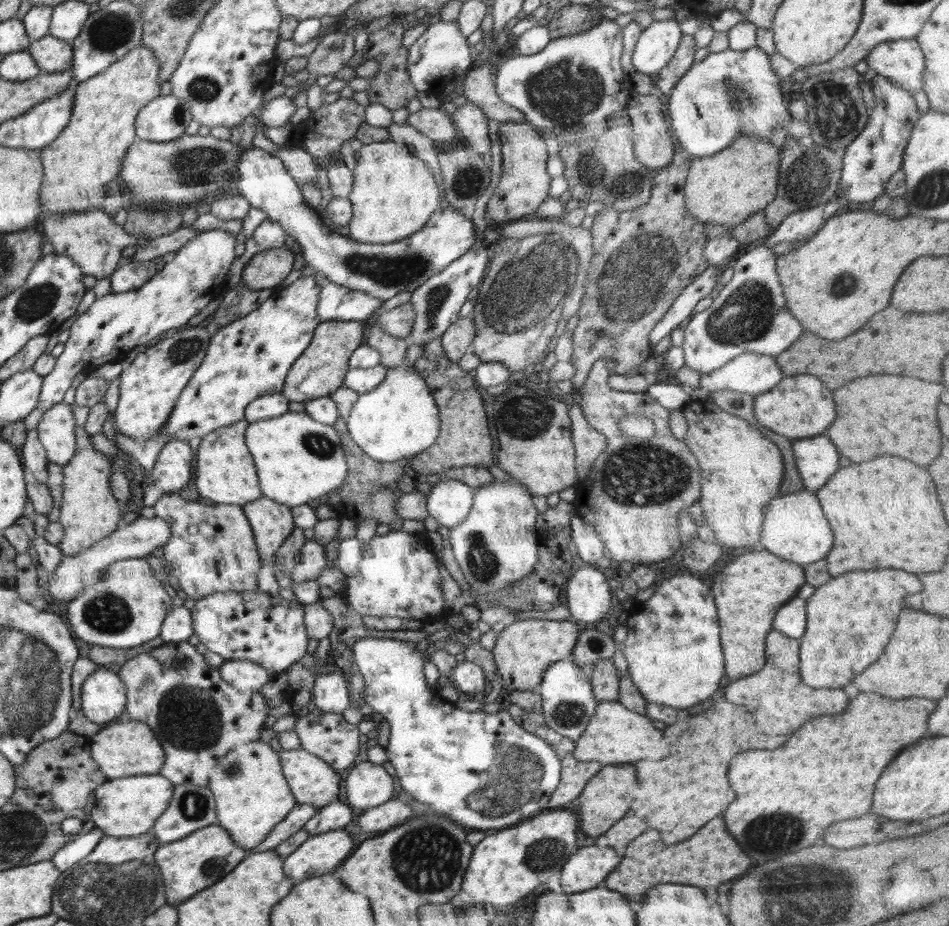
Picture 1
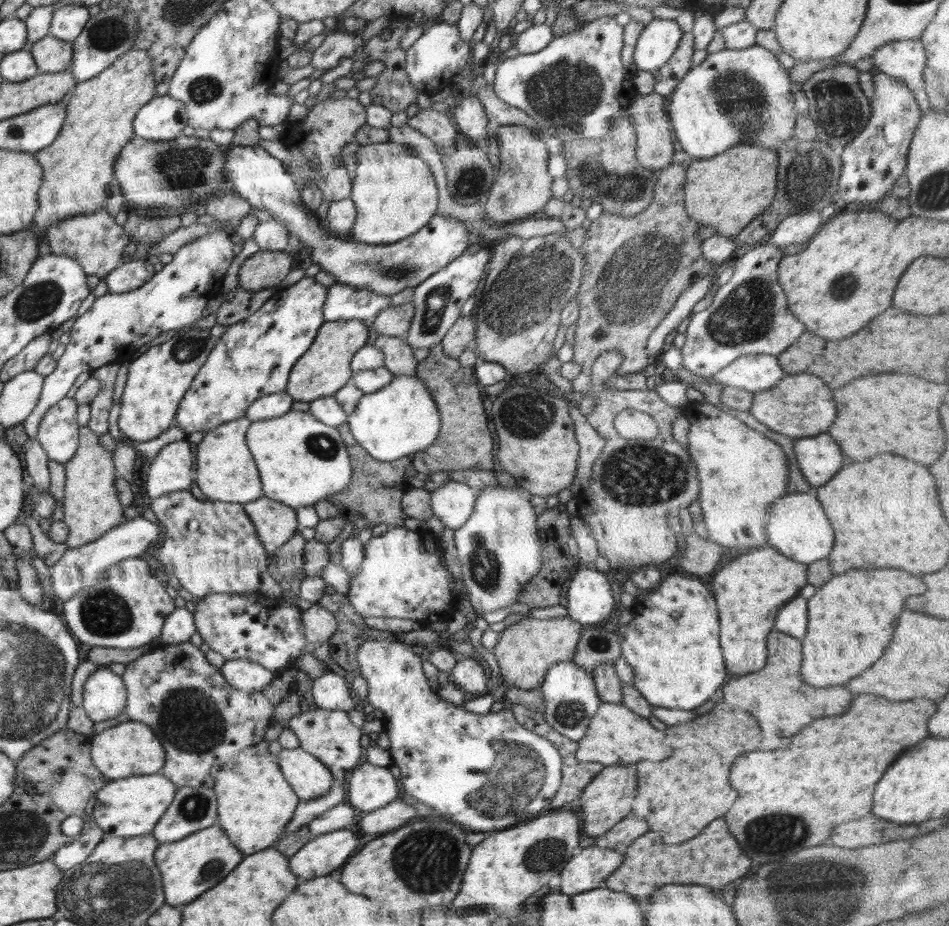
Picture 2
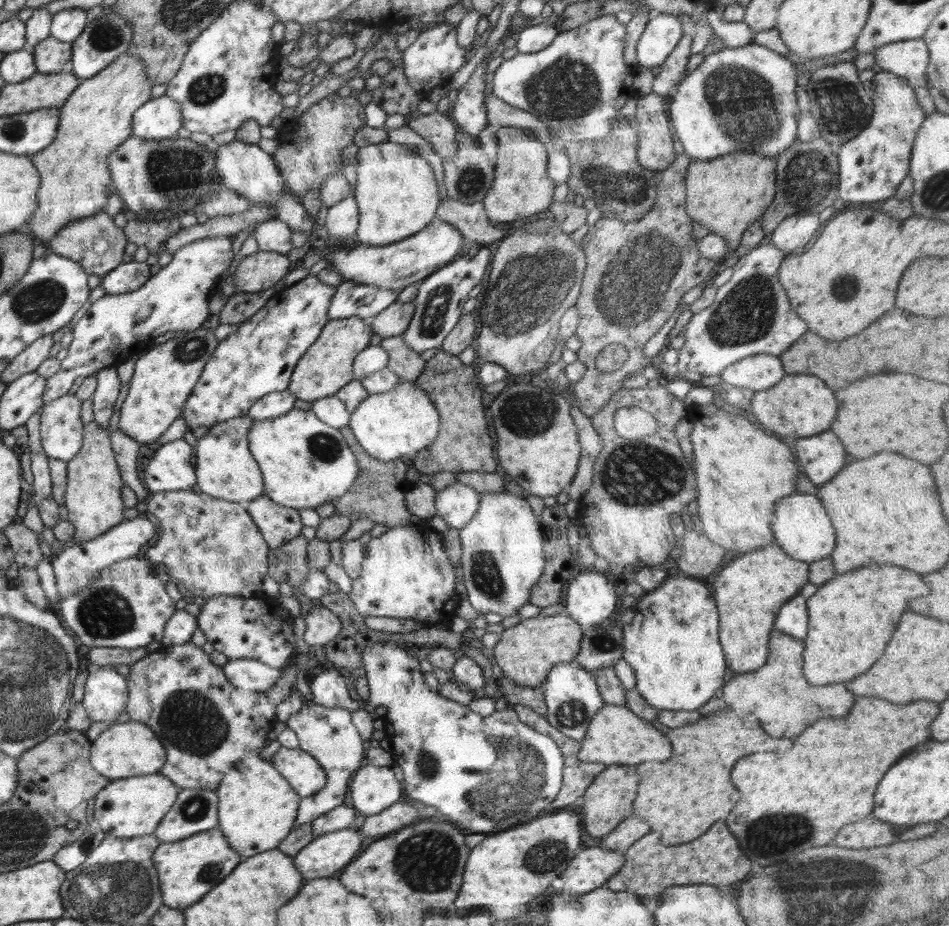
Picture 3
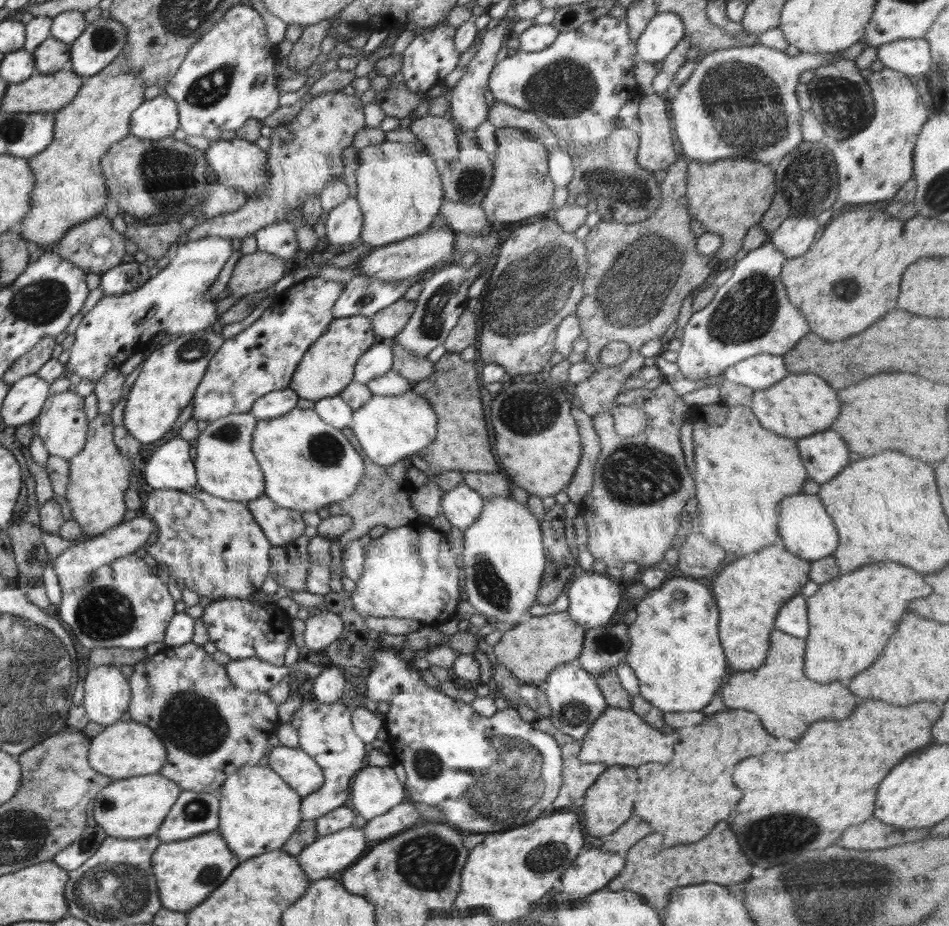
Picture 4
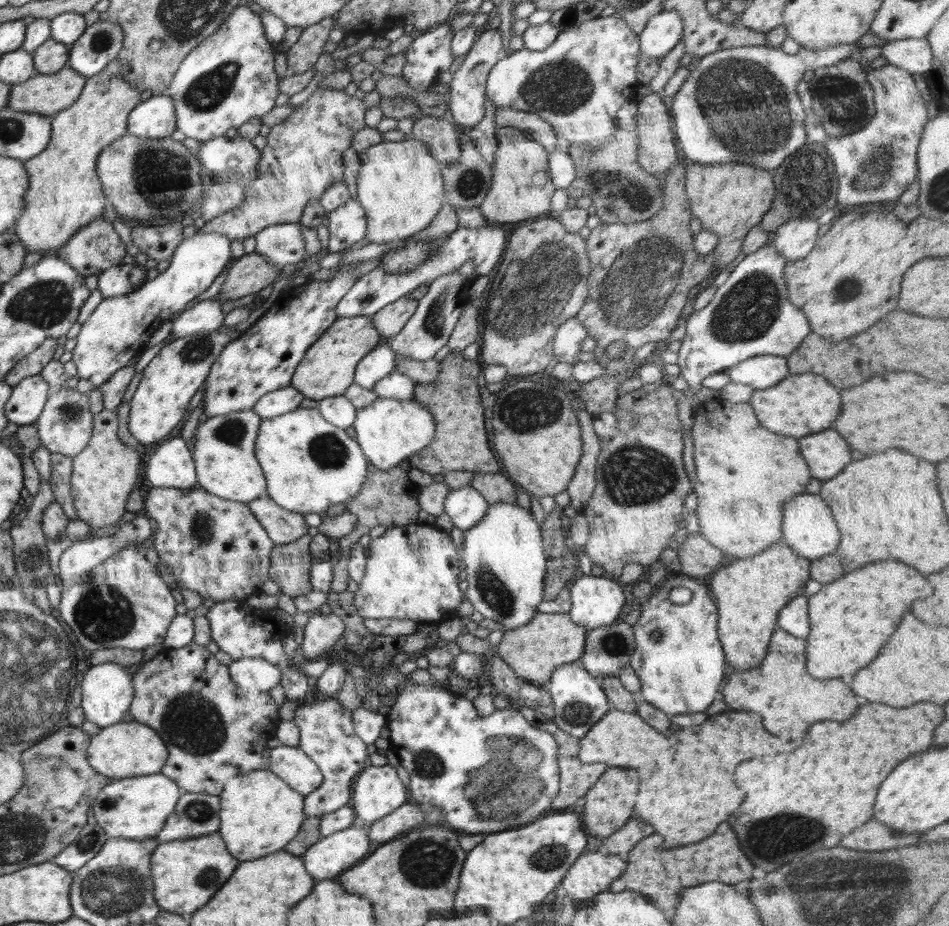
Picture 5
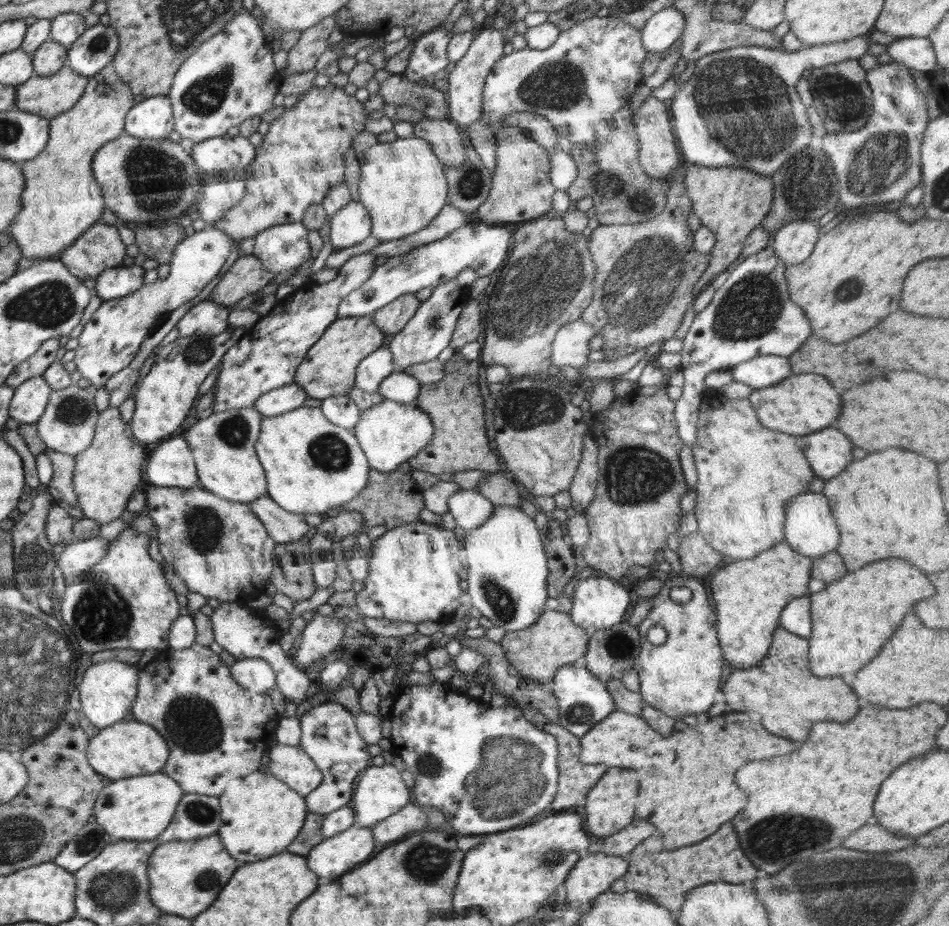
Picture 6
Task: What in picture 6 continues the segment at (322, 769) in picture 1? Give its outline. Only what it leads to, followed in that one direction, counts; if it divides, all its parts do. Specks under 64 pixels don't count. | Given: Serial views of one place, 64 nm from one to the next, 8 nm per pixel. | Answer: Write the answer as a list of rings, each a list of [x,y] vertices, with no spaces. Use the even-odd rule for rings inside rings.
[[[278,743],[266,755],[269,773],[298,794],[306,796],[322,782],[321,770],[299,745]]]

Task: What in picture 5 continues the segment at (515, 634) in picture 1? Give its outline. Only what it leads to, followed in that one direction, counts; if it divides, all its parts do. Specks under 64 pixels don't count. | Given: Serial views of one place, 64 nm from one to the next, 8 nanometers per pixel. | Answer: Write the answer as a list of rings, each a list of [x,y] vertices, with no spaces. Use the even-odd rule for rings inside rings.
[[[536,613],[536,616],[527,625],[519,626],[514,630],[505,631],[502,640],[495,645],[498,656],[515,672],[518,678],[522,678],[534,685],[545,685],[552,672],[559,666],[574,662],[582,656],[585,649],[587,630],[571,621],[568,613]]]

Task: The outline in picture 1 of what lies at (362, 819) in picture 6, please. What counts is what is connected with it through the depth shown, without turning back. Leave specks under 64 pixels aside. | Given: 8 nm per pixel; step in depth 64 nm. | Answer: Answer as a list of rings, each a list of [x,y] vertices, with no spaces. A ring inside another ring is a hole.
[[[362,761],[354,764],[344,775],[350,808],[370,810],[397,796],[396,778],[382,765]]]

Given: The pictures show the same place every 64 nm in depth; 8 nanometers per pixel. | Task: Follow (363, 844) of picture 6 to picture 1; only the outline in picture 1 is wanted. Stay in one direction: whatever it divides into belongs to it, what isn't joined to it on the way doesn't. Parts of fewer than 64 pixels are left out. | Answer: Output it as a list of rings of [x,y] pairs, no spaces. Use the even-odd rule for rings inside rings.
[[[344,829],[331,830],[328,833],[310,837],[298,849],[293,850],[292,854],[284,858],[284,875],[289,876],[296,885],[312,878],[312,876],[320,876],[320,874],[332,872],[338,862],[348,858],[352,848],[354,848],[352,836],[348,832],[344,832]]]

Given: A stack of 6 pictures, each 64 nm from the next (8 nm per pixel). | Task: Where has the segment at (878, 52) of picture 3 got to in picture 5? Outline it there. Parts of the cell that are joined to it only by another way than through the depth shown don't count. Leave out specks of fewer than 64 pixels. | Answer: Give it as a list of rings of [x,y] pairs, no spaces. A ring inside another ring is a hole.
[[[927,37],[889,41],[881,49],[881,56],[888,60],[889,65],[903,68],[911,75],[925,75],[933,66],[933,54]]]

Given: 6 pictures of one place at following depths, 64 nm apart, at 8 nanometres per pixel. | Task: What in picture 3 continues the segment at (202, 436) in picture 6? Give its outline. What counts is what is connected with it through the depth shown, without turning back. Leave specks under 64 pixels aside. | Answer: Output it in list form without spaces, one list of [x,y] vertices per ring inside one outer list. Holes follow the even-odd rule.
[[[248,414],[230,418],[211,426],[206,435],[197,440],[198,443],[194,448],[197,491],[230,502],[249,502],[263,495],[263,477],[258,463],[250,452],[247,437],[253,422],[254,420]]]

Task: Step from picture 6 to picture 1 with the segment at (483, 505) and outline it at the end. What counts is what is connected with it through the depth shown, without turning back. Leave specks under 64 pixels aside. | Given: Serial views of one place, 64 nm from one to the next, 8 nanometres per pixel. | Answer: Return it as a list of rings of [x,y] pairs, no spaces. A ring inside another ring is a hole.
[[[440,474],[440,480],[427,494],[427,511],[440,525],[451,529],[466,518],[473,503],[475,490],[458,479]]]

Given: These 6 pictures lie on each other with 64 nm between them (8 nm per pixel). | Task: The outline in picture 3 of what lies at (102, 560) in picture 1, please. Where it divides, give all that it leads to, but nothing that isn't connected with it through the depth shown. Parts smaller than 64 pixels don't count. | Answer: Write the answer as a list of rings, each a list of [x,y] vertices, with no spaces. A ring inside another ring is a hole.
[[[142,512],[136,518],[116,525],[95,539],[64,549],[51,562],[60,598],[68,598],[68,596],[78,593],[80,589],[92,584],[97,574],[112,563],[136,556],[142,546],[149,545],[156,534],[156,528],[154,523]]]

